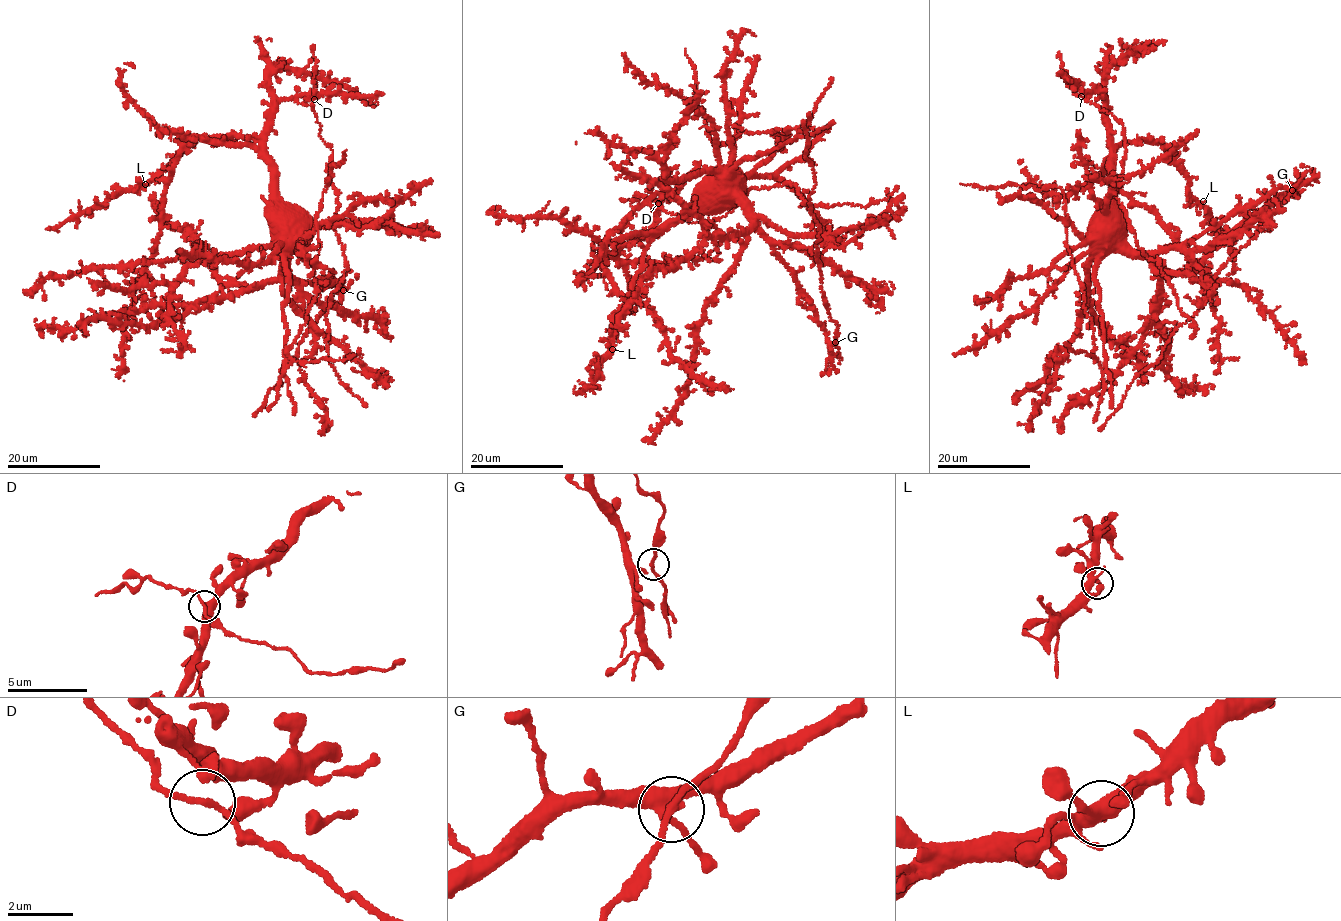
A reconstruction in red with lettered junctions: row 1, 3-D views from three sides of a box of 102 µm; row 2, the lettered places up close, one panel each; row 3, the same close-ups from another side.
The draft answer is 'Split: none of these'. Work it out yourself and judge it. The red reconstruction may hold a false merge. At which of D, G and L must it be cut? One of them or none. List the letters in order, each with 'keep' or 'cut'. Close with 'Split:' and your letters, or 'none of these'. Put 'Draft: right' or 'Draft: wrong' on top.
Draft: right
D: keep
G: keep
L: keep
Split: none of these

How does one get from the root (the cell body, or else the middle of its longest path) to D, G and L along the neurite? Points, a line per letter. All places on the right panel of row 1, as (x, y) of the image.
D: (1107, 223), (1107, 206), (1113, 199), (1113, 160), (1107, 107), (1098, 90), (1084, 91), (1080, 96)
G: (1107, 223), (1124, 244), (1132, 249), (1161, 251), (1179, 247), (1278, 189), (1292, 190)
L: (1107, 223), (1107, 206), (1113, 199), (1115, 149), (1127, 142), (1164, 144), (1187, 174), (1191, 197), (1203, 201)

